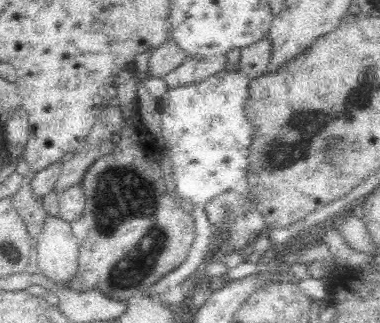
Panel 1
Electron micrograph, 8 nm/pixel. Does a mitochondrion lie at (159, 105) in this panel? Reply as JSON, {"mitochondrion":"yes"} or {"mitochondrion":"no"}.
{"mitochondrion":"no"}

